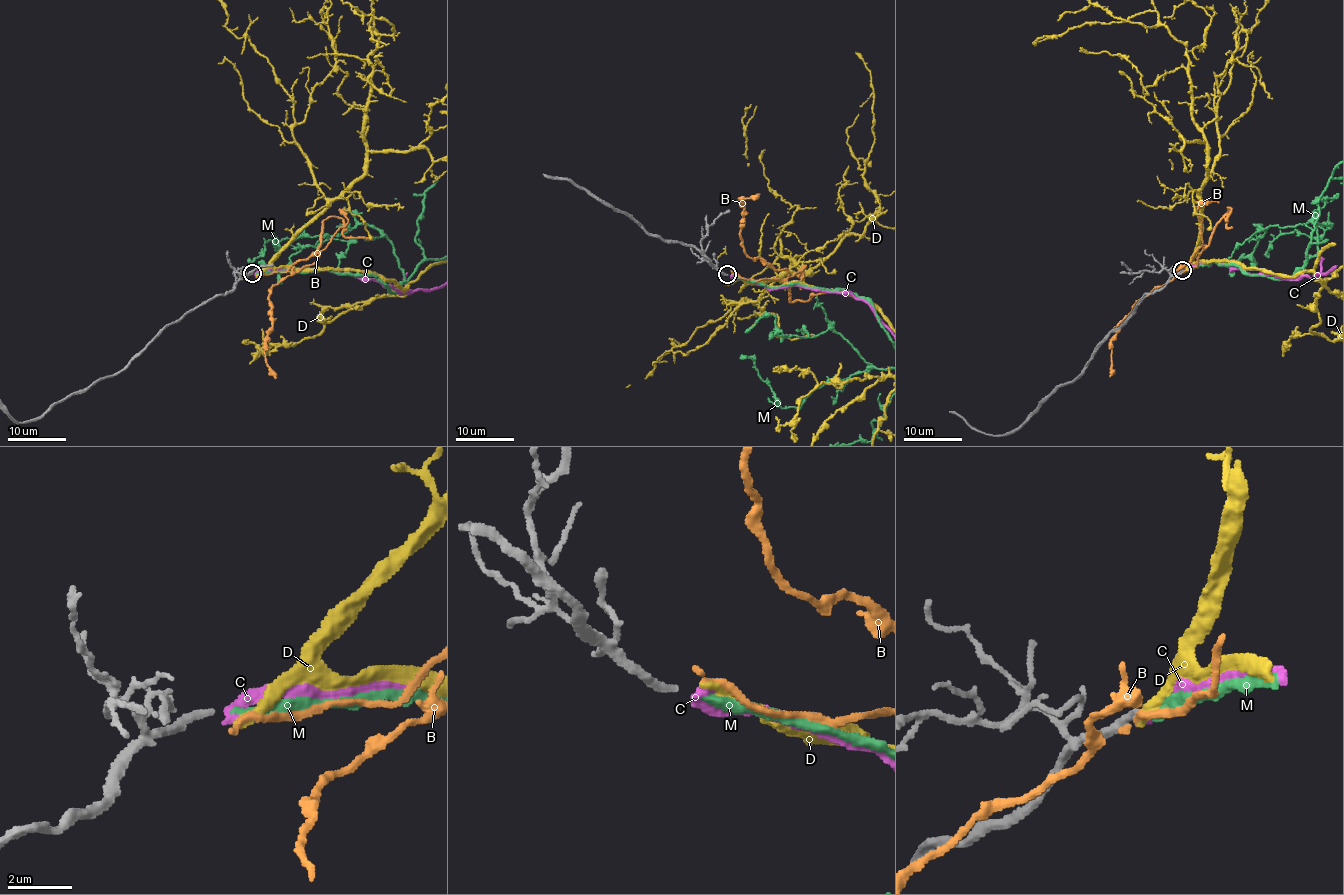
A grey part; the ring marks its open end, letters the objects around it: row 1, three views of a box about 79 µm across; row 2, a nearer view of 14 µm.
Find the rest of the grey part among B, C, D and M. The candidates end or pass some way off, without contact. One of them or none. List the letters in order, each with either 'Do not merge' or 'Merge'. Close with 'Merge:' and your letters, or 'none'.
B: Do not merge
C: Do not merge
D: Do not merge
M: Do not merge
Merge: none

